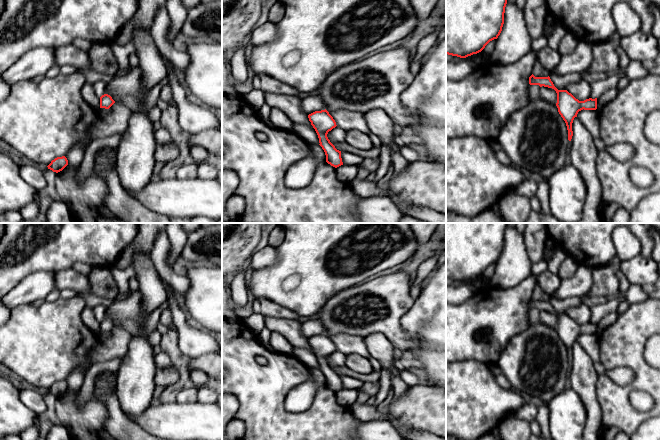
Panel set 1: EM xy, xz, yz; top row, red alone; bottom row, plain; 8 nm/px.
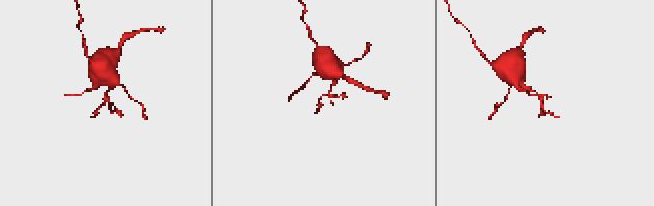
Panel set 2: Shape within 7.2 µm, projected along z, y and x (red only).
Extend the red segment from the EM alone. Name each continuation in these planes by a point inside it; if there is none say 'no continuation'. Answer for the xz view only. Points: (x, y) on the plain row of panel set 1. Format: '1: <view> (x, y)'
no continuation

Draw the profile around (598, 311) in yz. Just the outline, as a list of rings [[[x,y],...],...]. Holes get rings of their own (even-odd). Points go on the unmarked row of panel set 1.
[[[619,293],[617,296],[610,298],[609,301],[605,304],[592,306],[590,322],[598,322],[599,319],[606,314],[617,311],[619,304],[623,300],[626,300],[625,293]]]

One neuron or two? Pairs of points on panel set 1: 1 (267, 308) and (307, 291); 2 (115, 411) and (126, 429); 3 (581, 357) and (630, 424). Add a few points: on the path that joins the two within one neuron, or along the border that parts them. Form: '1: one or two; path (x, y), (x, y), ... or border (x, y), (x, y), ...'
1: two; border (258, 298), (269, 299), (298, 315)
2: one; path (115, 415), (122, 425)
3: two; border (599, 376), (597, 381), (598, 402)

